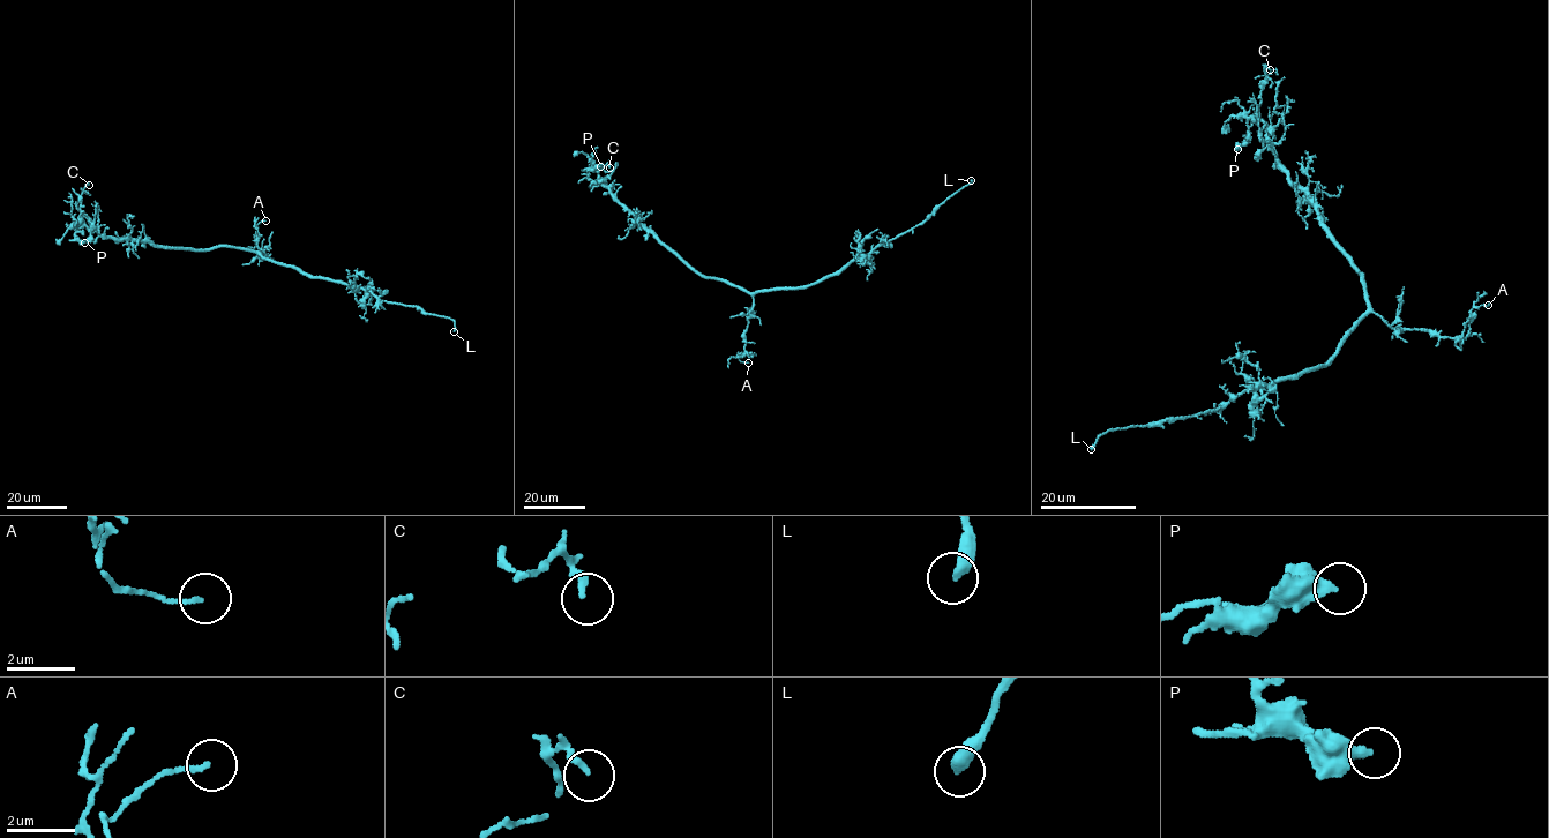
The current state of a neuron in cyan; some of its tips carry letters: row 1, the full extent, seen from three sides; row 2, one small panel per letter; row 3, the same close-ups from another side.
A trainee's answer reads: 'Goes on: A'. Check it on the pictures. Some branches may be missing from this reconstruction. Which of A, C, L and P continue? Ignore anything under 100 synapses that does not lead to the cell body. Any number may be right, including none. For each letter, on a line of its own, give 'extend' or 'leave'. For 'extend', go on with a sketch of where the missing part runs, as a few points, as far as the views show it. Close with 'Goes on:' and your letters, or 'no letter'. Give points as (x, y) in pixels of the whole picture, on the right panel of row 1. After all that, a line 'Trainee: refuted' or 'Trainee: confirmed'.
A: leave
C: leave
L: extend
P: leave
Goes on: L
Trainee: refuted

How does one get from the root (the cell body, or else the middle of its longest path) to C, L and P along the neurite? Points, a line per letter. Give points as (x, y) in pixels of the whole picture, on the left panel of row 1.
C: (267, 259), (226, 246), (167, 248), (104, 237), (80, 216), (81, 194), (89, 185)
L: (267, 259), (296, 267), (313, 276), (364, 289), (380, 299), (450, 319), (455, 323), (454, 331)
P: (267, 259), (257, 253), (226, 246), (194, 251), (107, 238), (82, 221), (76, 224), (75, 237), (84, 242)

